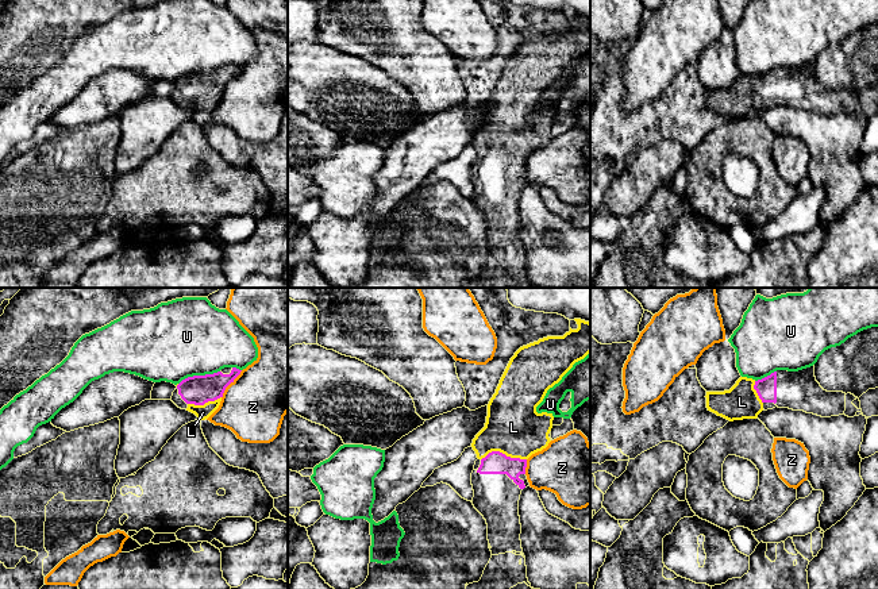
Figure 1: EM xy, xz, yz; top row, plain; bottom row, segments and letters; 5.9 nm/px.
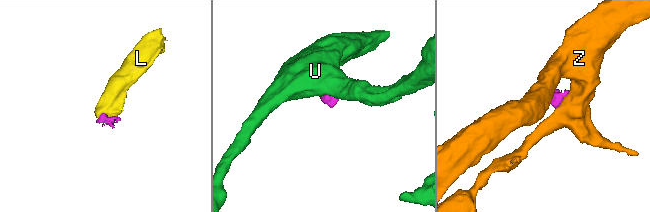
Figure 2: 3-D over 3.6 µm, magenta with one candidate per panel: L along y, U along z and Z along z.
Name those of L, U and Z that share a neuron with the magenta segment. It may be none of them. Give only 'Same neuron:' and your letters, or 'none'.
Same neuron: L

